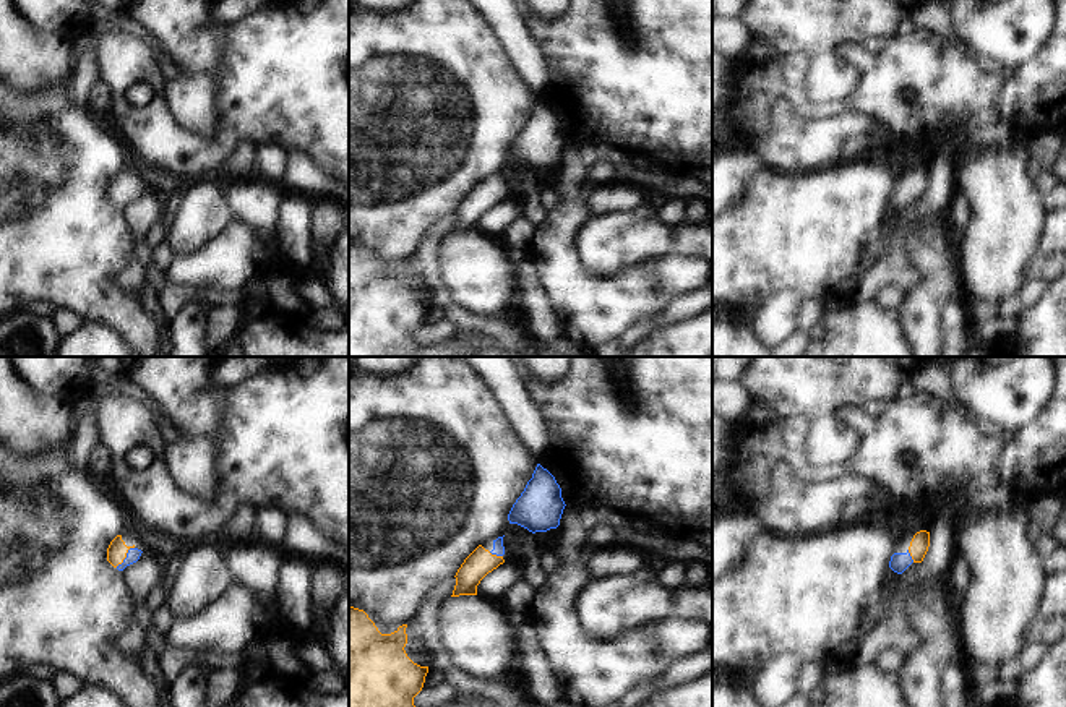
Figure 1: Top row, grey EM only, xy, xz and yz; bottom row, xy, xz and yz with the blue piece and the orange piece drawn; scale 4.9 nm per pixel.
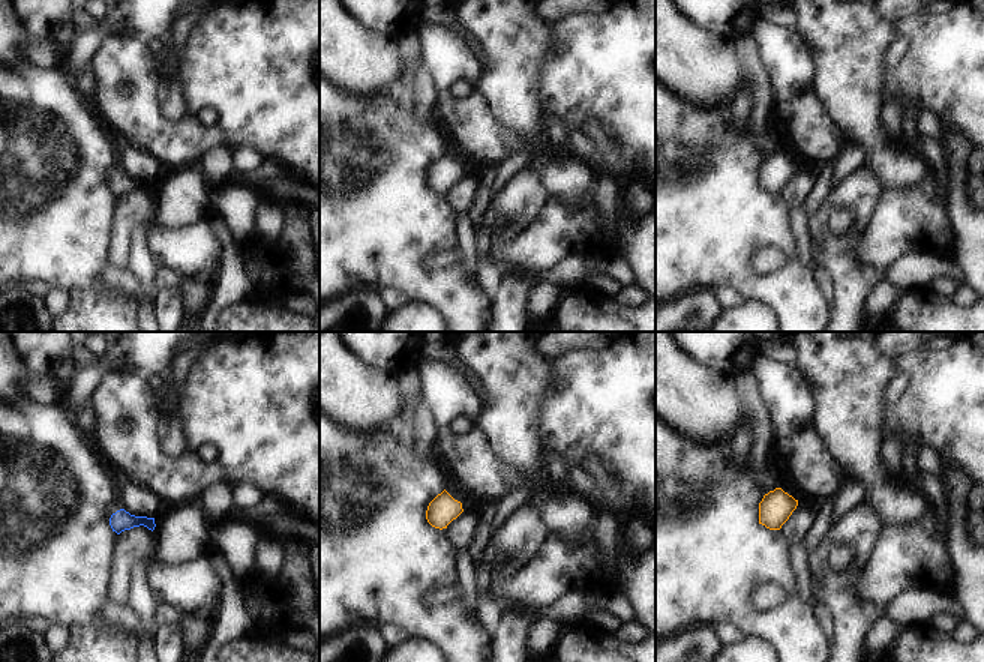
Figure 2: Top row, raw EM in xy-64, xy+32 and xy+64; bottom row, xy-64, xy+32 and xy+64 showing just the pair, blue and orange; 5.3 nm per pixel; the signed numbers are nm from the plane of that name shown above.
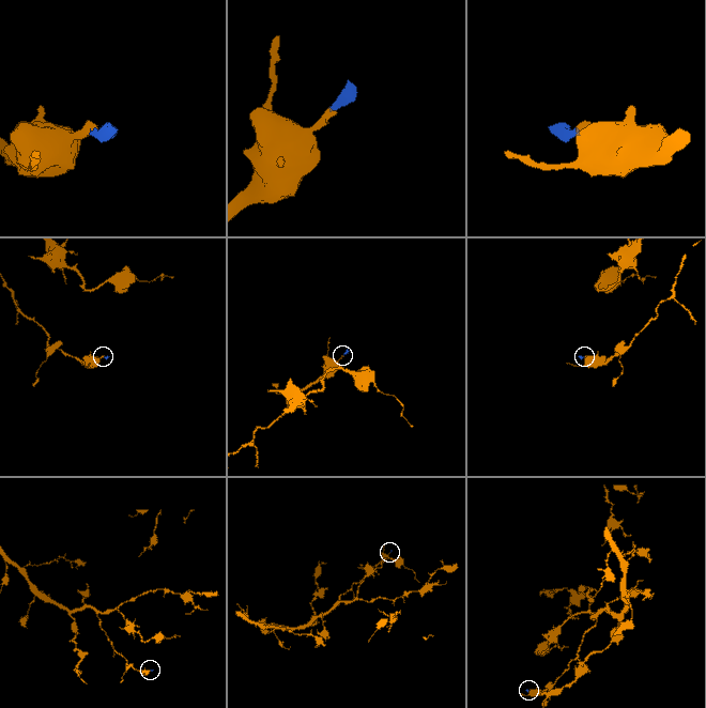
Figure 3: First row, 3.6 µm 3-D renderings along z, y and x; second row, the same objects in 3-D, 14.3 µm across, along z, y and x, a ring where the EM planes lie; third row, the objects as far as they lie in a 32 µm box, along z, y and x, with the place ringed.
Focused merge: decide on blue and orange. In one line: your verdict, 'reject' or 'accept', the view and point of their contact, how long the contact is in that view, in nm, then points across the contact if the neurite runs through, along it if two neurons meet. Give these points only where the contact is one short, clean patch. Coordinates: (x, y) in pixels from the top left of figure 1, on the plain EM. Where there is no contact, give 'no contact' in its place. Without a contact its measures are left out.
accept | xy (127, 193) | 140 nm | across xy (133, 192), (127, 193), (117, 187)

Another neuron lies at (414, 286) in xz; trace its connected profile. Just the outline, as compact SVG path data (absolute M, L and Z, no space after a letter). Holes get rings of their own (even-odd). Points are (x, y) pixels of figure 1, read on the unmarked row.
M409 259L406 264L406 271L407 271L407 281L404 287L407 294L420 303L428 303L428 292L422 282L422 276L417 263Z

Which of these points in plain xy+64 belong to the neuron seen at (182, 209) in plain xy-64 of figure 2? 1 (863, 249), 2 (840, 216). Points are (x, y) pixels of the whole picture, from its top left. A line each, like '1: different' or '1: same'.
1: different
2: different

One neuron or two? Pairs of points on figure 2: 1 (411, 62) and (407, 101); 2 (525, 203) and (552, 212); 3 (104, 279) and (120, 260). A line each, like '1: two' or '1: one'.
1: one
2: two
3: two

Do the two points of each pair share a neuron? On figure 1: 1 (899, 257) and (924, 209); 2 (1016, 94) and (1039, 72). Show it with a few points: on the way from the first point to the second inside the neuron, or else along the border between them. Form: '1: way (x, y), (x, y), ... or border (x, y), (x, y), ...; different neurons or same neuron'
1: way (899, 244), (899, 231), (911, 219); same neuron
2: way (1021, 89), (1034, 77); same neuron

